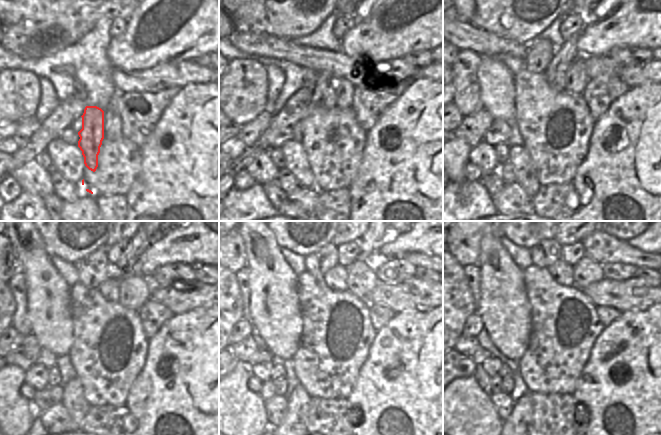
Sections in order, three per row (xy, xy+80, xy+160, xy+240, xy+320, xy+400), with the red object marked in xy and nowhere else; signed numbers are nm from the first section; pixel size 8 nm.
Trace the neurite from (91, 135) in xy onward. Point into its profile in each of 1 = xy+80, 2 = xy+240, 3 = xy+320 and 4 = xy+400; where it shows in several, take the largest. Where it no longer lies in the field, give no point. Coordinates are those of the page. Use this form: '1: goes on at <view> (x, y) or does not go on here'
1: goes on at xy+80 (328, 100)
2: goes on at xy+240 (110, 289)
3: goes on at xy+320 (335, 278)
4: goes on at xy+400 (563, 273)

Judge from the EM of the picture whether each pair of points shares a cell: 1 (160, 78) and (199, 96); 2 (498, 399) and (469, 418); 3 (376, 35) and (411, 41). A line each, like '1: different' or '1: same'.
1: different
2: different
3: same

